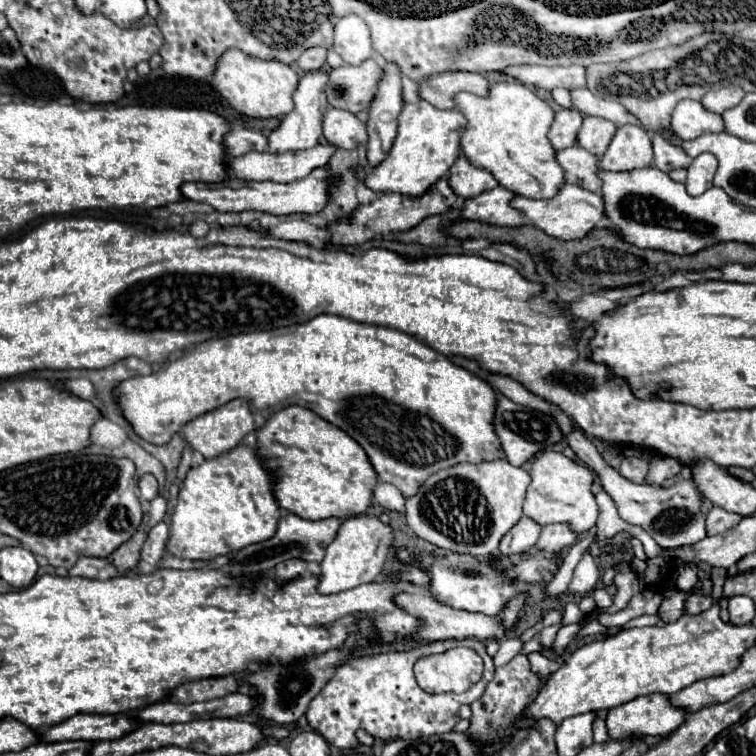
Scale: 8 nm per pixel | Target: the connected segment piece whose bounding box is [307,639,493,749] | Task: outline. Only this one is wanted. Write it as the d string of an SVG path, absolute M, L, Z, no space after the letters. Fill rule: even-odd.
M449 639L449 641L435 641L431 645L417 647L407 653L381 653L375 657L359 657L349 659L347 663L339 665L335 675L327 681L319 695L309 703L307 721L309 725L321 733L331 745L339 749L357 749L361 743L357 739L357 731L363 729L369 735L391 741L391 739L419 739L437 733L447 733L459 721L457 711L461 705L471 705L475 699L483 695L485 685L493 677L493 659L485 653L485 643L477 639ZM453 647L471 647L479 653L485 663L483 679L475 683L471 689L463 693L443 693L443 695L429 695L425 693L413 675L413 665L417 659L445 653Z

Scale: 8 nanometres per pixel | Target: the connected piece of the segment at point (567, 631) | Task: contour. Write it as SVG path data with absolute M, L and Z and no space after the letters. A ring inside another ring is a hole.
M579 621L579 623L575 623L575 625L567 625L567 627L559 629L559 633L557 633L557 637L555 637L555 643L553 643L553 649L559 651L559 653L563 653L563 651L567 649L569 641L573 639L573 635L575 635L583 625L585 625L585 621Z

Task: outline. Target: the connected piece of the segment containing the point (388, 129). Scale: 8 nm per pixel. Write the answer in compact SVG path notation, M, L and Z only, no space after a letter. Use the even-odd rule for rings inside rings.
M385 65L383 81L379 83L379 93L375 95L375 101L369 109L369 145L367 145L367 165L377 167L387 153L391 151L391 145L397 137L397 125L399 125L399 113L401 113L403 101L401 101L401 73L395 69L395 65Z

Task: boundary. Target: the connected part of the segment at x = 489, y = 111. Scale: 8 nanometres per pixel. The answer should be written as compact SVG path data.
M495 83L487 97L473 93L455 95L457 109L467 117L467 129L461 135L463 155L477 167L493 173L501 187L529 199L551 199L565 185L563 167L557 163L557 151L547 133L555 119L555 109L535 95L523 83Z

